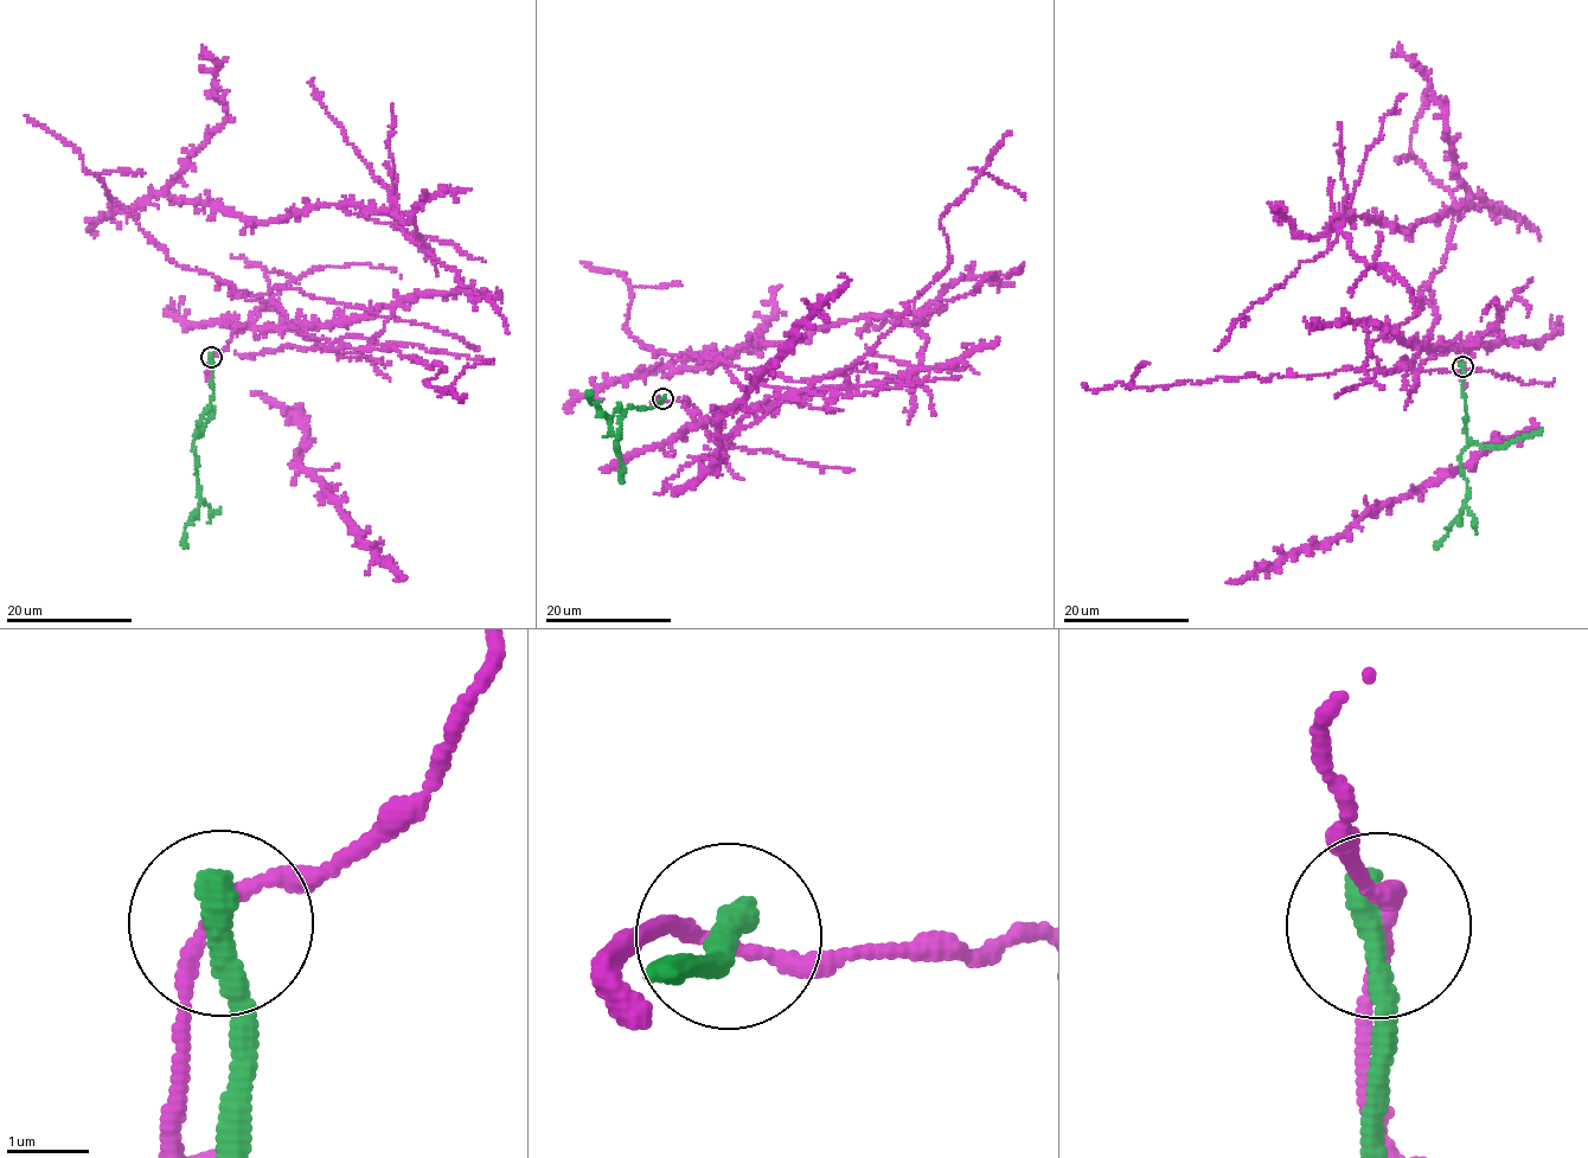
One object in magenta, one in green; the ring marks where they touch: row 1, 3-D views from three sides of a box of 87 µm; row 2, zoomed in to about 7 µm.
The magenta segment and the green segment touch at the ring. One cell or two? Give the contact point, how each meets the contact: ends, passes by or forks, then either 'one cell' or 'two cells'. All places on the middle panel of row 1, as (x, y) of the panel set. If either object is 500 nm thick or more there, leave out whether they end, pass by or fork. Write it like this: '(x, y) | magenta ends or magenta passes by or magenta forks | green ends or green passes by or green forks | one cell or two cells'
(663, 398) | magenta passes by | green ends | two cells

